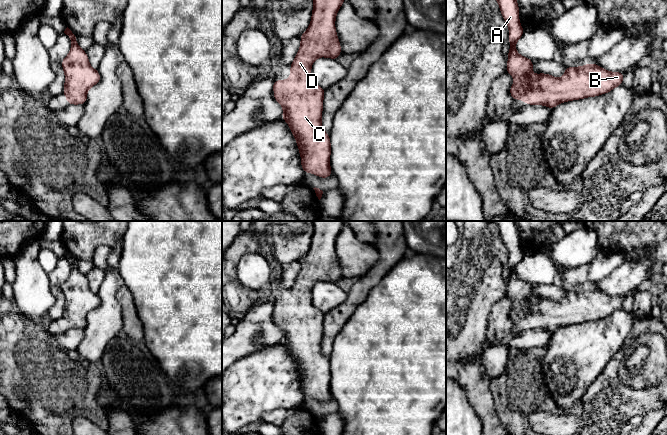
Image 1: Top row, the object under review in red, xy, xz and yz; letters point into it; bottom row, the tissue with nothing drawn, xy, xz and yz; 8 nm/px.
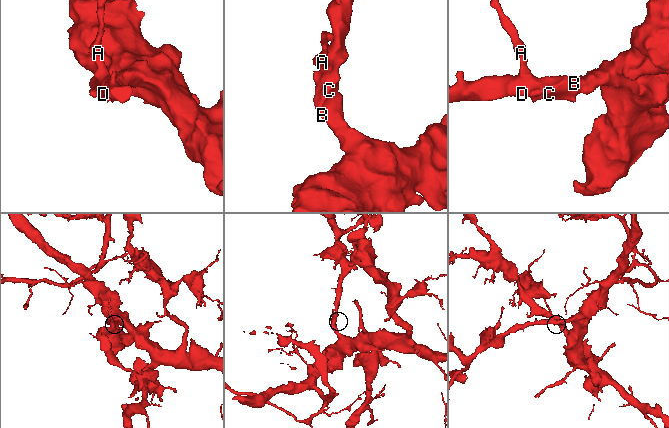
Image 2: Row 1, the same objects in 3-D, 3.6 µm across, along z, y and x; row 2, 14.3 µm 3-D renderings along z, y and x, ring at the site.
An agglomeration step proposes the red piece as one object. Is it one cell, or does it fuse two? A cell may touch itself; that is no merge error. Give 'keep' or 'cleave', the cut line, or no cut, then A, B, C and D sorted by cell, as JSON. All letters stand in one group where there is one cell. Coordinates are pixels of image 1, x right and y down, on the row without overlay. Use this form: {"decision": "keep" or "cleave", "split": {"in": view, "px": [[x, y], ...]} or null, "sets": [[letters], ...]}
{"decision": "keep", "split": null, "sets": [["A", "B", "C", "D"]]}

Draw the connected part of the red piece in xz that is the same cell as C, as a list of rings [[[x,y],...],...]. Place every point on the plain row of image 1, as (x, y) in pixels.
[[[313,221],[308,253],[299,261],[301,270],[290,288],[288,304],[274,304],[274,323],[283,331],[285,344],[296,362],[305,397],[332,400],[329,357],[321,350],[325,313],[311,303],[311,290],[318,281],[337,284],[341,269],[335,243],[345,221]]]

